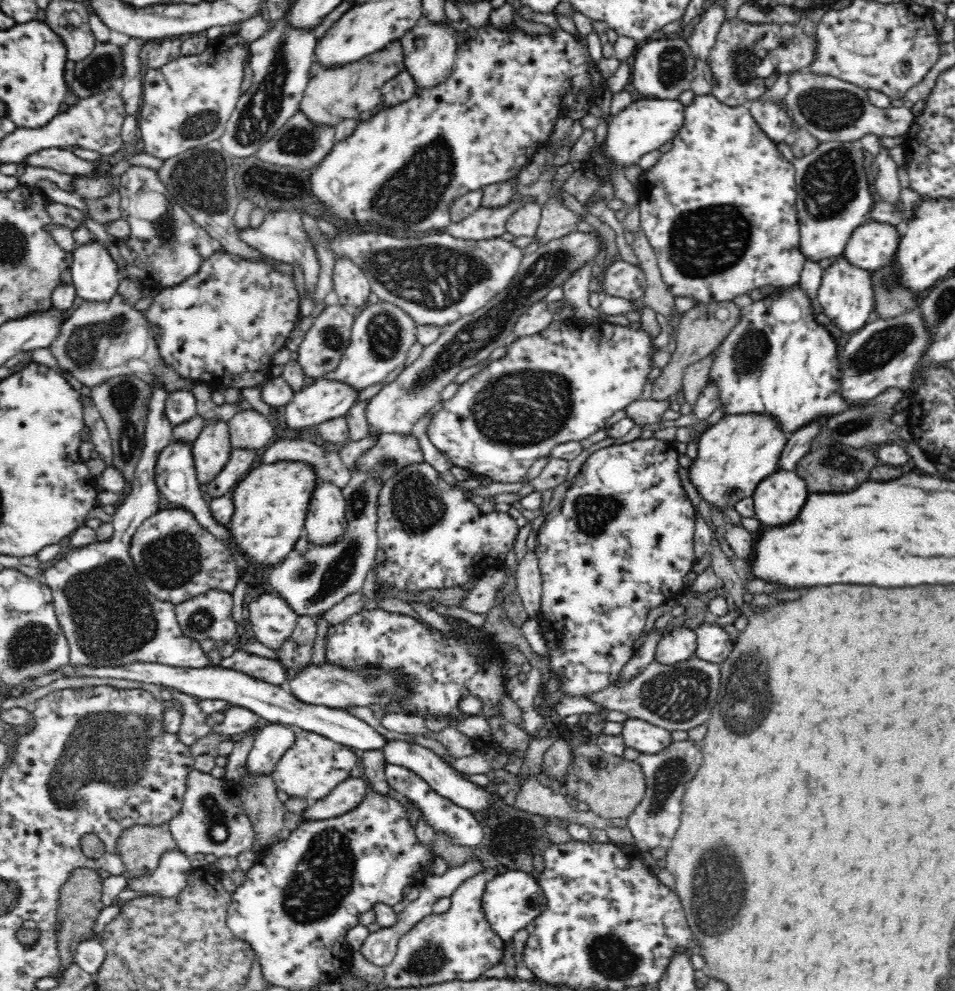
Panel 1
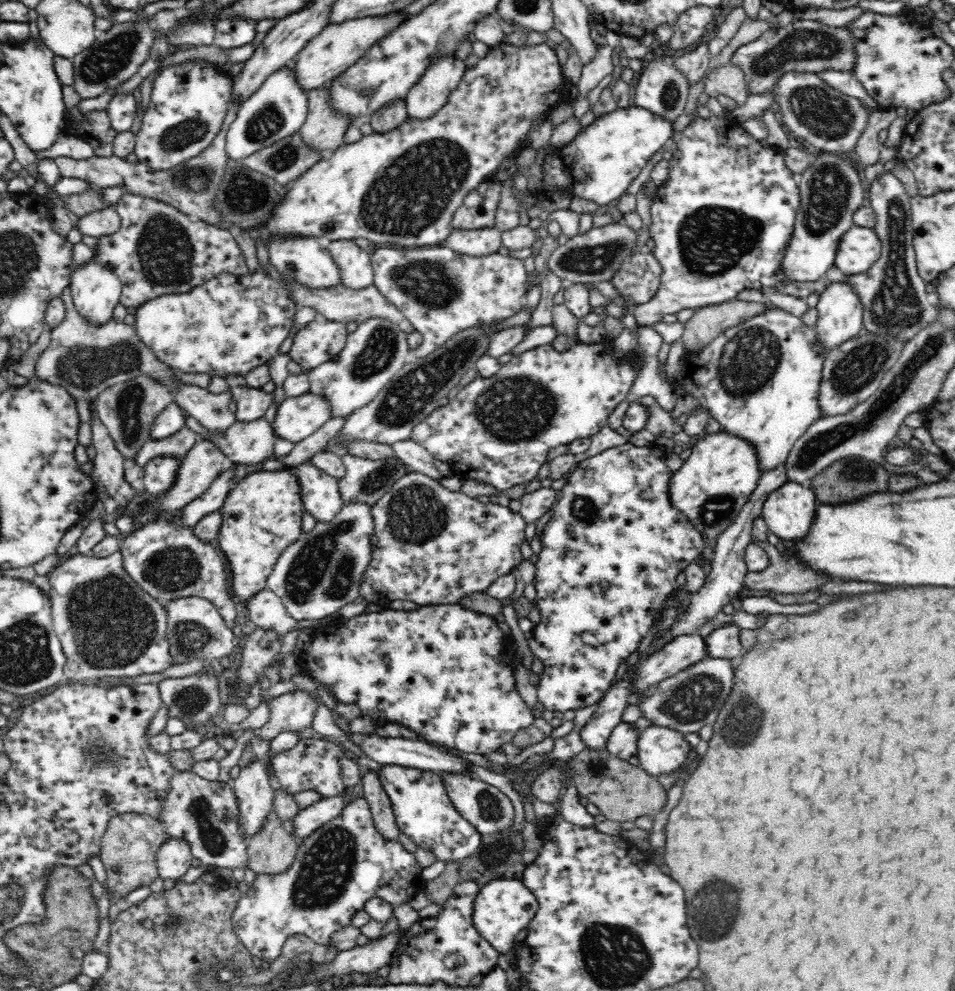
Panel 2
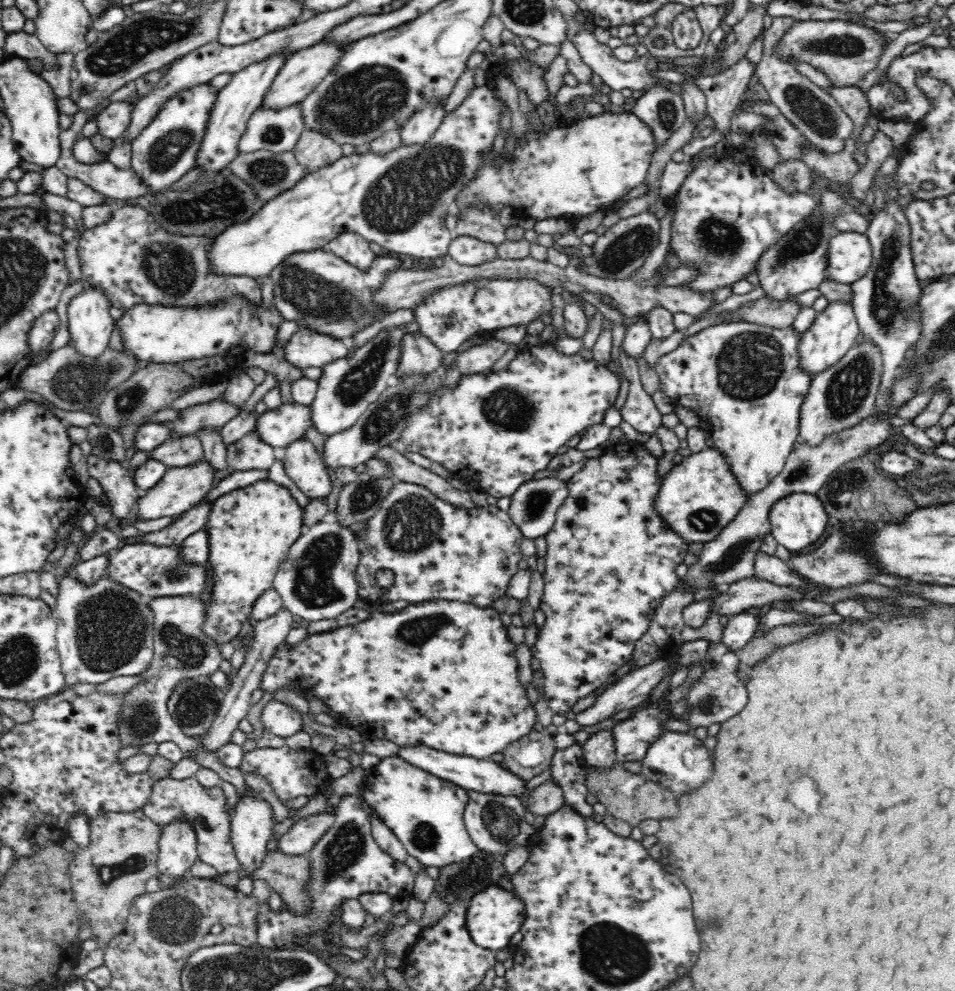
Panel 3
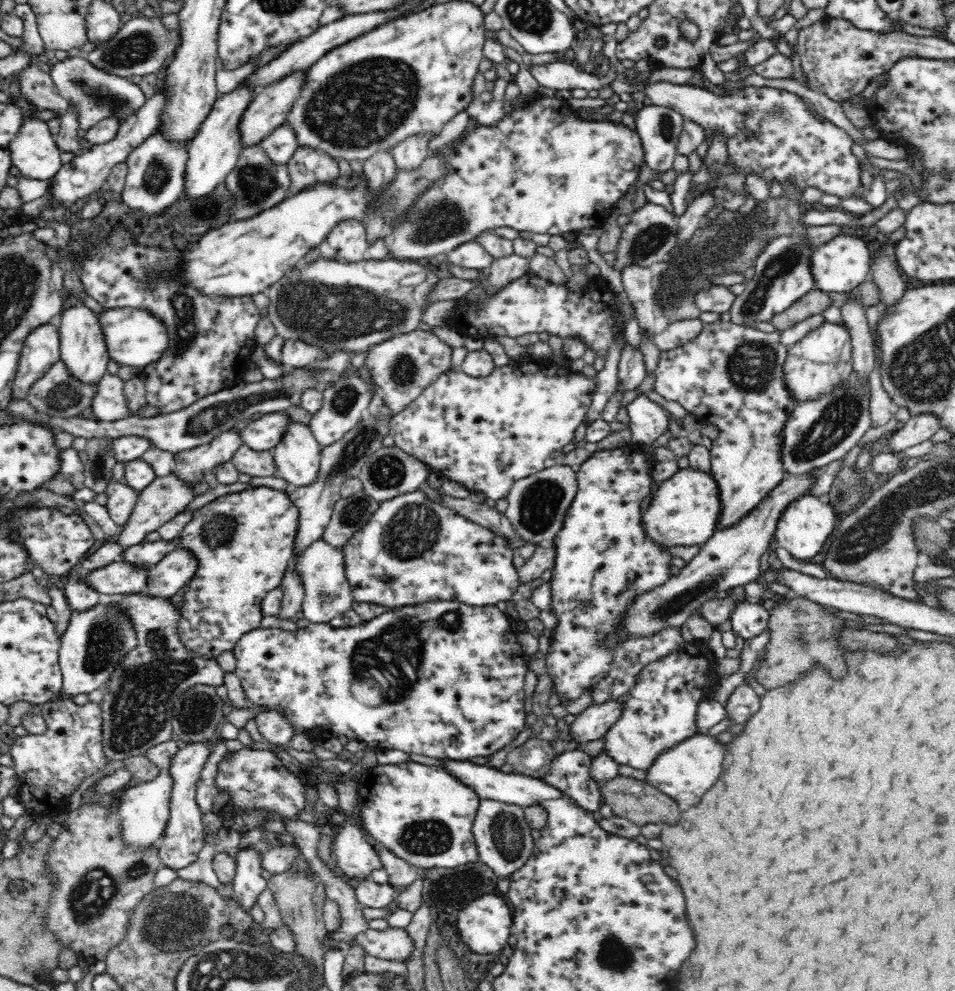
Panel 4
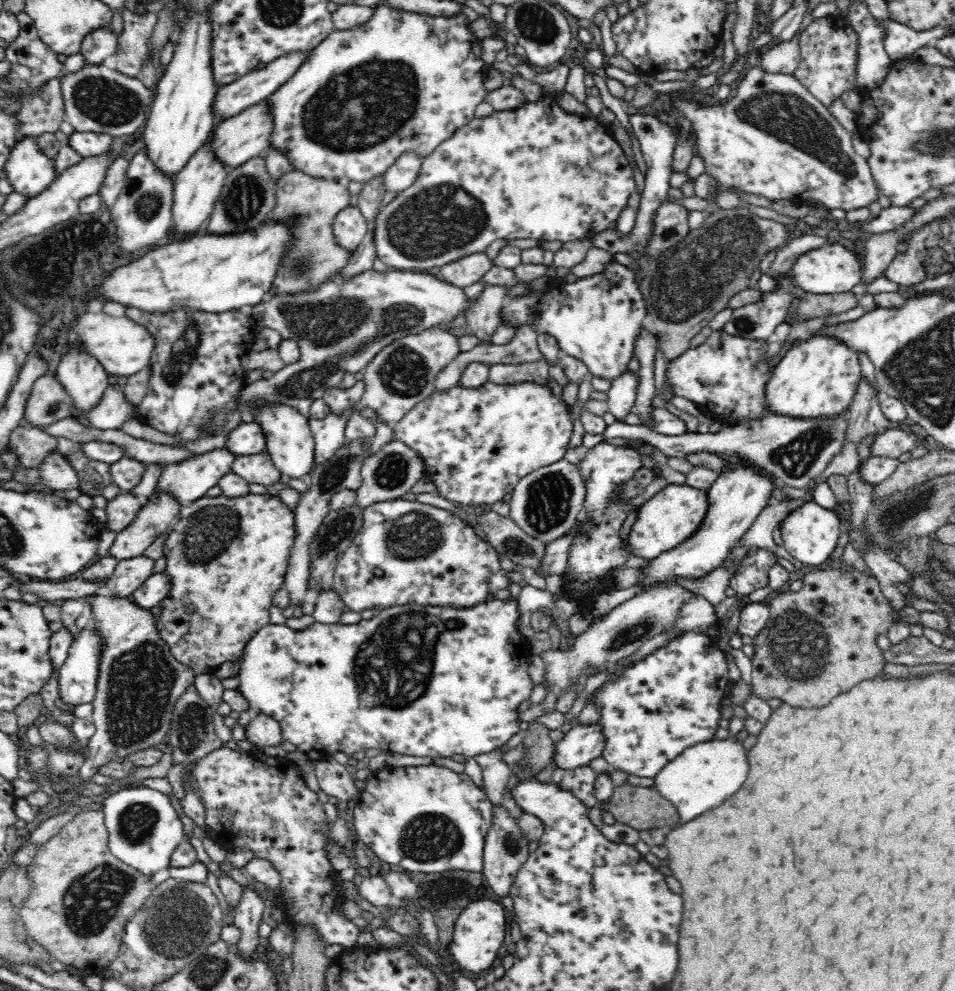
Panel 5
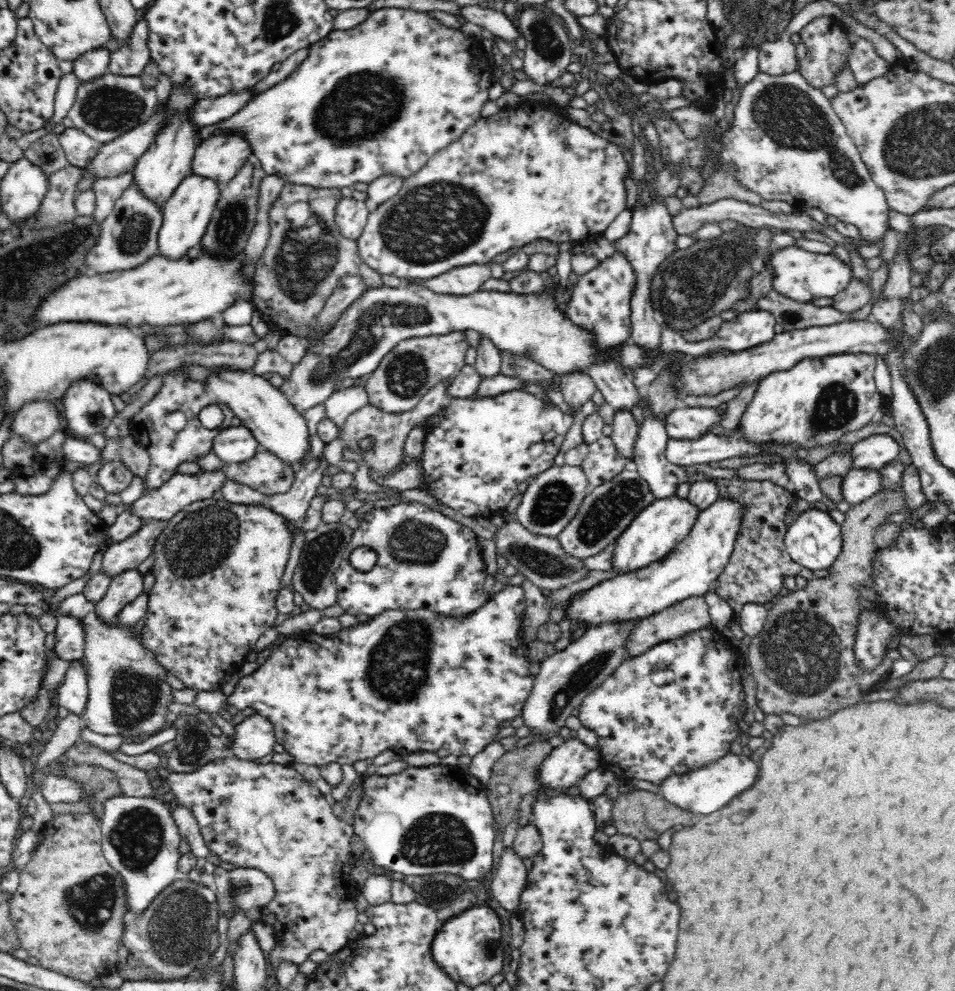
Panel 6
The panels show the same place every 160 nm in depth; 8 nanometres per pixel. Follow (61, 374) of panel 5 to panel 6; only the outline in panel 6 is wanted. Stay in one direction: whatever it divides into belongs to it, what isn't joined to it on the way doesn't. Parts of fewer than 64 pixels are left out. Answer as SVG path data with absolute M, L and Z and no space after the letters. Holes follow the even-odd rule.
M86 380L74 382L63 398L66 430L70 432L70 435L74 438L88 440L94 434L103 434L112 419L117 416L110 396L111 394L102 385L86 382Z

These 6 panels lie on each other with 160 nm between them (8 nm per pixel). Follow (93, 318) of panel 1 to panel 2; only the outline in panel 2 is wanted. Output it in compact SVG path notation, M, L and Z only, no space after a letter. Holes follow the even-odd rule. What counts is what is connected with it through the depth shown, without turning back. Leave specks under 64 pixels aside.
M71 288L63 290L60 299L64 303L64 320L51 330L52 342L35 364L34 381L44 381L64 387L68 396L76 401L88 401L93 405L97 396L107 388L147 374L162 384L174 384L172 368L160 361L136 334L136 329L123 322L110 319L105 325L90 325L74 308ZM180 385L173 390L175 402L212 434L223 433L235 423L230 411L233 394L228 389L222 393L210 393L208 389L194 385Z

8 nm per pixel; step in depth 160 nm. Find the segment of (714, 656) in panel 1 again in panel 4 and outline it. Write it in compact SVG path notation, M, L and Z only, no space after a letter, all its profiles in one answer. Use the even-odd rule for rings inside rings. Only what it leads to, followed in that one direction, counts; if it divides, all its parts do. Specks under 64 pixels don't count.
M752 599L740 601L729 618L731 630L744 639L760 636L768 628L769 616L770 611L758 601Z

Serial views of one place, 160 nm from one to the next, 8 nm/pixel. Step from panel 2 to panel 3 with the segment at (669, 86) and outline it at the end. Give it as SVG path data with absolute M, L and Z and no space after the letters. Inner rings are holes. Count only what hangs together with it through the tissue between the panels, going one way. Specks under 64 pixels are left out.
M662 85L644 92L642 97L634 104L633 113L652 131L652 137L654 137L654 152L661 149L665 145L665 142L668 142L668 139L684 124L687 118L683 97L672 93L672 91L668 91L668 89L664 89Z

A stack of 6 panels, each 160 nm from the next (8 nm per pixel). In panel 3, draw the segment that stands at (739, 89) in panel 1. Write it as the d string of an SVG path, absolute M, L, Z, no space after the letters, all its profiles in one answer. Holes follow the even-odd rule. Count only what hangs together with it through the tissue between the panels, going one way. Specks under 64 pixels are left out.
M809 19L795 21L783 34L775 49L782 59L797 58L807 62L823 72L832 86L844 88L858 86L868 73L876 69L884 50L893 39L892 35L842 19Z

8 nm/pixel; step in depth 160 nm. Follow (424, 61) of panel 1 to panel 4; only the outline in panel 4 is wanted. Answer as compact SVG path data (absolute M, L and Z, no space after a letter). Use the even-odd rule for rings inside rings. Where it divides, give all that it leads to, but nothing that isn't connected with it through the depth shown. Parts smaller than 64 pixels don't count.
M414 135L390 150L396 170L415 171L427 158L428 142L428 137Z

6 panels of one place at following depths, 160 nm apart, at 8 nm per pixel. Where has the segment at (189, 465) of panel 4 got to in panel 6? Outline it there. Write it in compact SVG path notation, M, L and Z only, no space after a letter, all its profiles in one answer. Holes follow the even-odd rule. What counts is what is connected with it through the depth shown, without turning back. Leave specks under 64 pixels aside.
M205 471L199 475L176 473L166 484L162 484L158 490L152 490L142 495L130 505L119 503L115 506L105 504L98 514L100 519L104 520L108 526L112 526L118 515L122 512L128 512L142 520L170 520L175 514L178 514L185 506L189 504L212 498L215 492L221 490L221 487L228 481L227 476L222 471Z

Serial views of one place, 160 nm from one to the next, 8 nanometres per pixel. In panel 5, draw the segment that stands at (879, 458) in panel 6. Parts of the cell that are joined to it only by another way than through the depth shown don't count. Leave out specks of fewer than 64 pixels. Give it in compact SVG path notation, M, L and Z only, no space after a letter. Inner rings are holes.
M888 429L874 435L870 442L870 457L886 457L897 459L904 452L916 447L915 433L906 430Z

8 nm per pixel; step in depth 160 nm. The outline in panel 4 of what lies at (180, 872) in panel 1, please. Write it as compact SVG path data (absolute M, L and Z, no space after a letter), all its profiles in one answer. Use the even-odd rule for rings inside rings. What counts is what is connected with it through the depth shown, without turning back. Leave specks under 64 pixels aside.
M219 737L212 741L206 741L206 744L181 745L167 769L170 777L172 777L172 792L169 804L170 822L168 822L168 828L166 828L166 832L164 832L164 836L158 844L159 858L164 867L173 868L176 871L186 868L196 862L199 852L202 850L205 840L201 822L203 813L200 811L198 803L196 803L196 786L204 764L217 739Z

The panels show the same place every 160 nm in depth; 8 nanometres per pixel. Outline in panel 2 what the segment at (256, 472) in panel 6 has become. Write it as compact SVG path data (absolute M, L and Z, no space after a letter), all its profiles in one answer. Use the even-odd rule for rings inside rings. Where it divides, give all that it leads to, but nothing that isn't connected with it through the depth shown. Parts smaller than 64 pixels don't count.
M186 416L186 427L208 439L226 455L228 464L258 464L274 455L275 436L270 422L262 416L252 422L235 421L223 433L212 434L196 418Z

